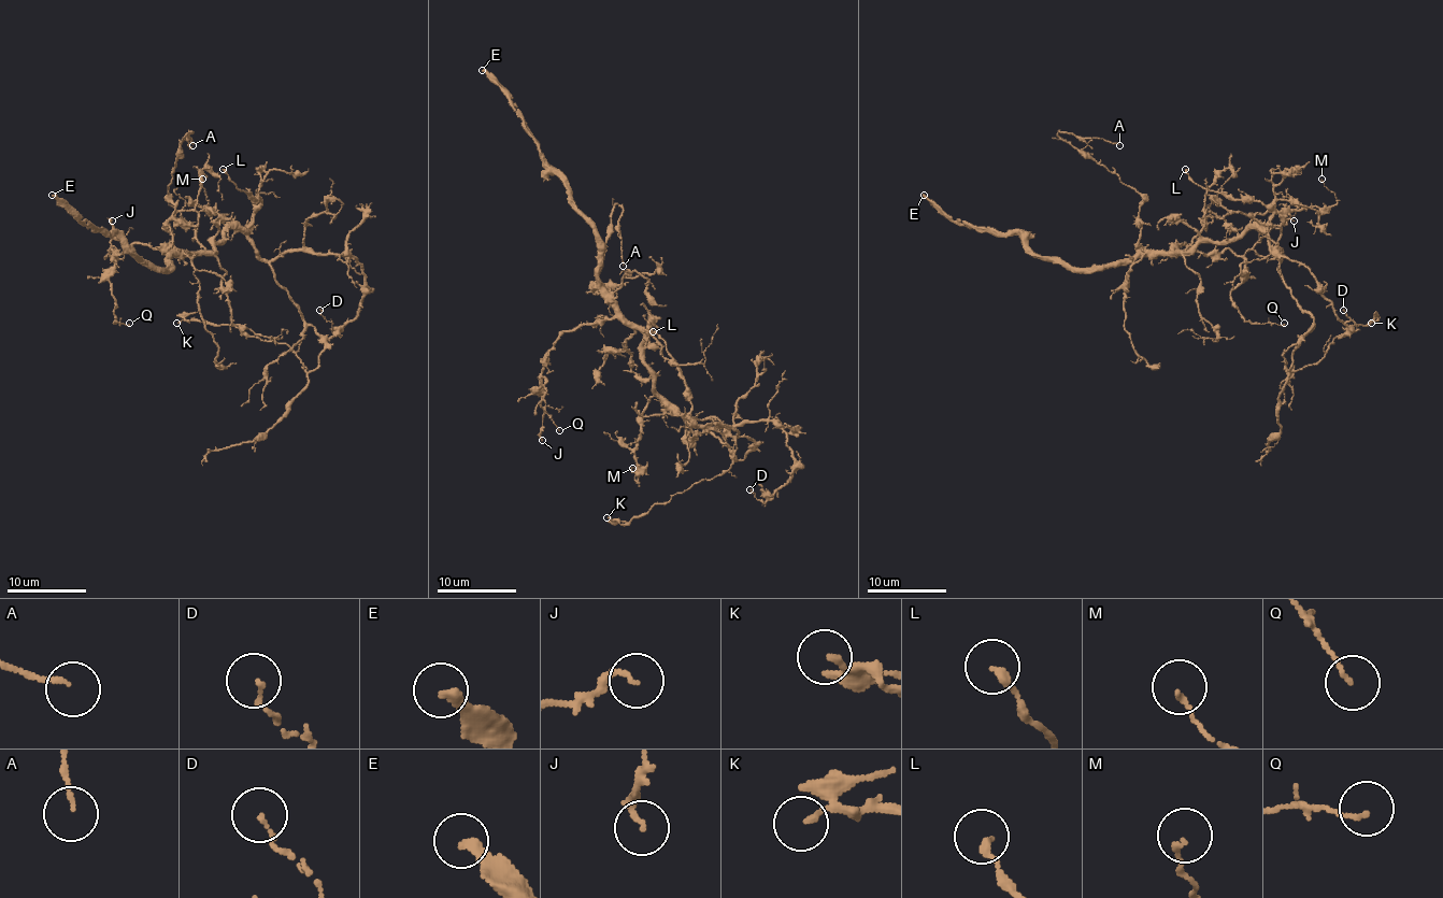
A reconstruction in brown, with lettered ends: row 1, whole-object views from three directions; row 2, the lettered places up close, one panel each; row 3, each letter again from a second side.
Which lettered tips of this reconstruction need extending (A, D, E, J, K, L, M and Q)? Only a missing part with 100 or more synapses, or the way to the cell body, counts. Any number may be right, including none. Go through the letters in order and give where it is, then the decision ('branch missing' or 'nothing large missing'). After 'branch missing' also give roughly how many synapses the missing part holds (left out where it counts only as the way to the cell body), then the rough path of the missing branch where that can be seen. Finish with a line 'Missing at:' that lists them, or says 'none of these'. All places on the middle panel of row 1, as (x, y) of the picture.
A: at (623, 266); nothing large missing
D: at (749, 489); nothing large missing
E: at (482, 70); branch missing; about 250 synapses
J: at (542, 440); nothing large missing
K: at (606, 517); nothing large missing
L: at (653, 331); nothing large missing
M: at (632, 468); nothing large missing
Q: at (559, 430); nothing large missing
Missing at: E

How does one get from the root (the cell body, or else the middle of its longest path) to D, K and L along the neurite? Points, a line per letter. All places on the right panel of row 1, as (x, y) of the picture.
D: (1246, 232), (1258, 228), (1280, 260), (1280, 250), (1274, 254), (1300, 261), (1353, 331), (1357, 323), (1343, 310)
K: (1246, 232), (1266, 236), (1282, 282), (1314, 319), (1289, 371), (1315, 365), (1352, 325), (1371, 323)
L: (1246, 232), (1266, 226), (1270, 212), (1256, 200), (1237, 200), (1199, 186), (1185, 169)

